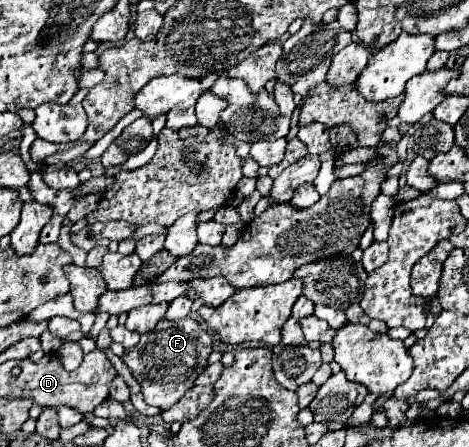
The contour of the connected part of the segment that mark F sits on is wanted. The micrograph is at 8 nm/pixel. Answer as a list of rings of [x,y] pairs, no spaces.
[[[164,317],[154,331],[140,337],[136,347],[124,349],[122,361],[130,367],[134,379],[142,385],[144,401],[158,409],[168,409],[180,401],[188,389],[192,389],[196,379],[208,367],[208,357],[214,351],[212,341],[212,333],[192,317],[186,317],[180,323],[168,323]]]

